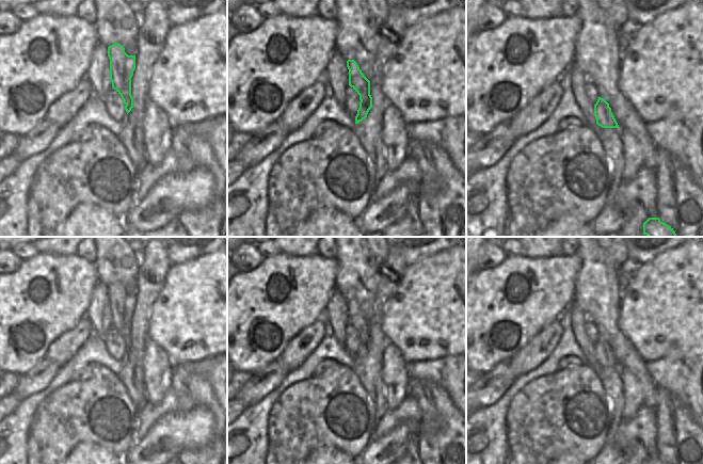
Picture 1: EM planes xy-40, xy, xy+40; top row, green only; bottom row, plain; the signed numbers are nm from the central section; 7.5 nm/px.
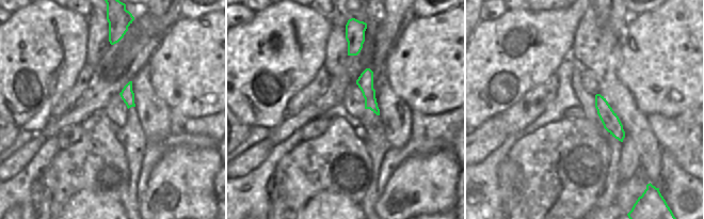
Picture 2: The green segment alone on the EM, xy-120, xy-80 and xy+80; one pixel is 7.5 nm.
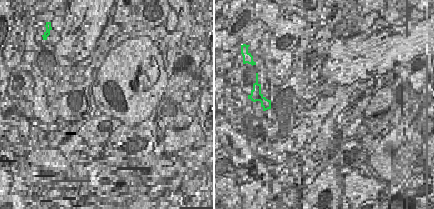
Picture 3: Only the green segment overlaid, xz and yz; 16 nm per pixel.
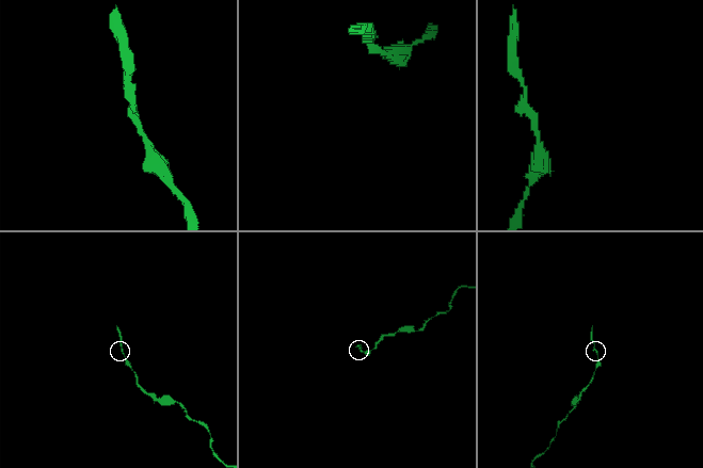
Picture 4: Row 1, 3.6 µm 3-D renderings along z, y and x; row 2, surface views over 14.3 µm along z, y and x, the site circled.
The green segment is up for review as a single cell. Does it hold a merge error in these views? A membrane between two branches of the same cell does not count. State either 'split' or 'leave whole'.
leave whole

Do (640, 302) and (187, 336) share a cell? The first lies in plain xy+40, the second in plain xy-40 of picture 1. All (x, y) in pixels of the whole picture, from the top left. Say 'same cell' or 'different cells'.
same cell

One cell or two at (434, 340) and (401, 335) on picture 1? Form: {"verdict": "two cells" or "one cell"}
{"verdict": "one cell"}

